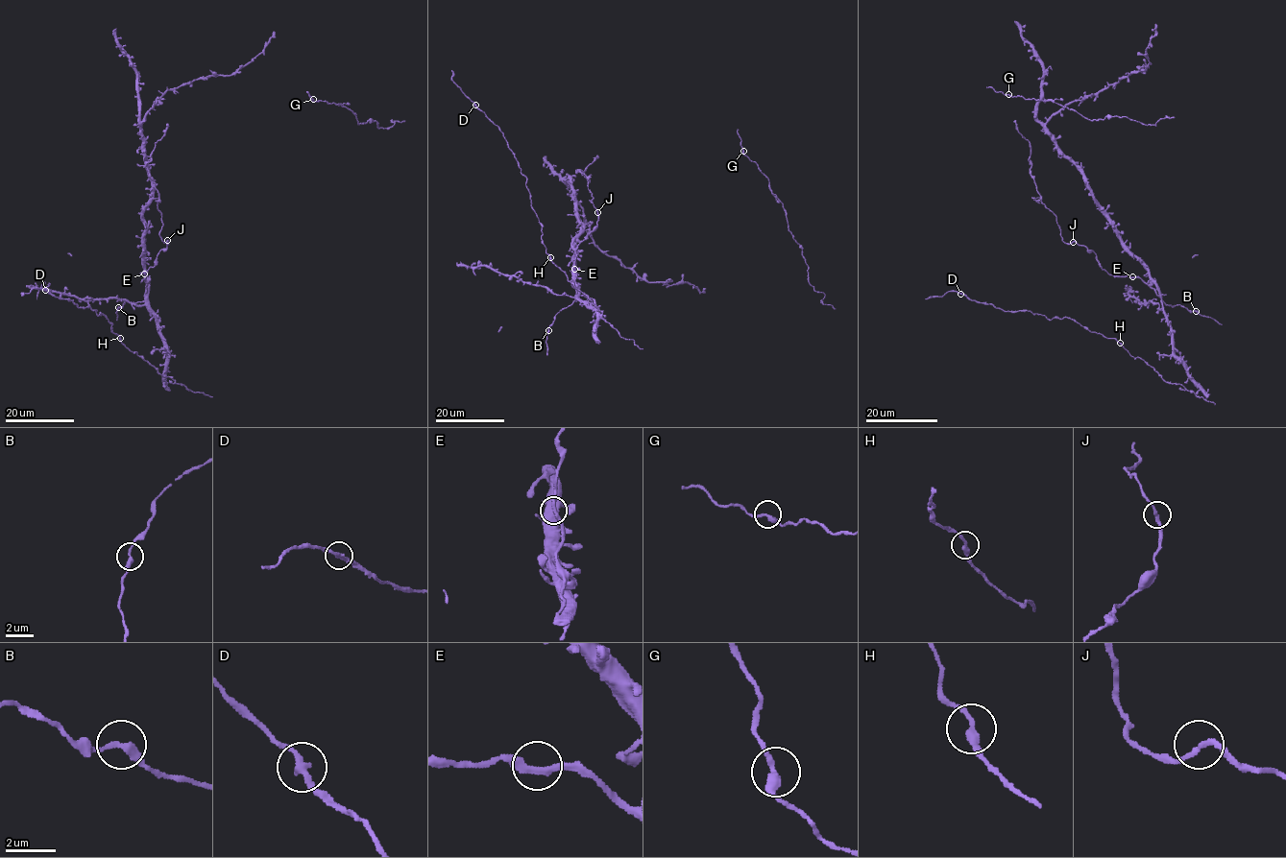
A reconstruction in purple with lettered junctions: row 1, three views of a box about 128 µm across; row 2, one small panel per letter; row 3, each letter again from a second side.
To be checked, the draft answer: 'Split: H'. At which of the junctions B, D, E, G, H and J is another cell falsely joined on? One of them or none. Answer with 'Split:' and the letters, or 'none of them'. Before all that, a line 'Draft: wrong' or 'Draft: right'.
Draft: wrong
Split: none of them

